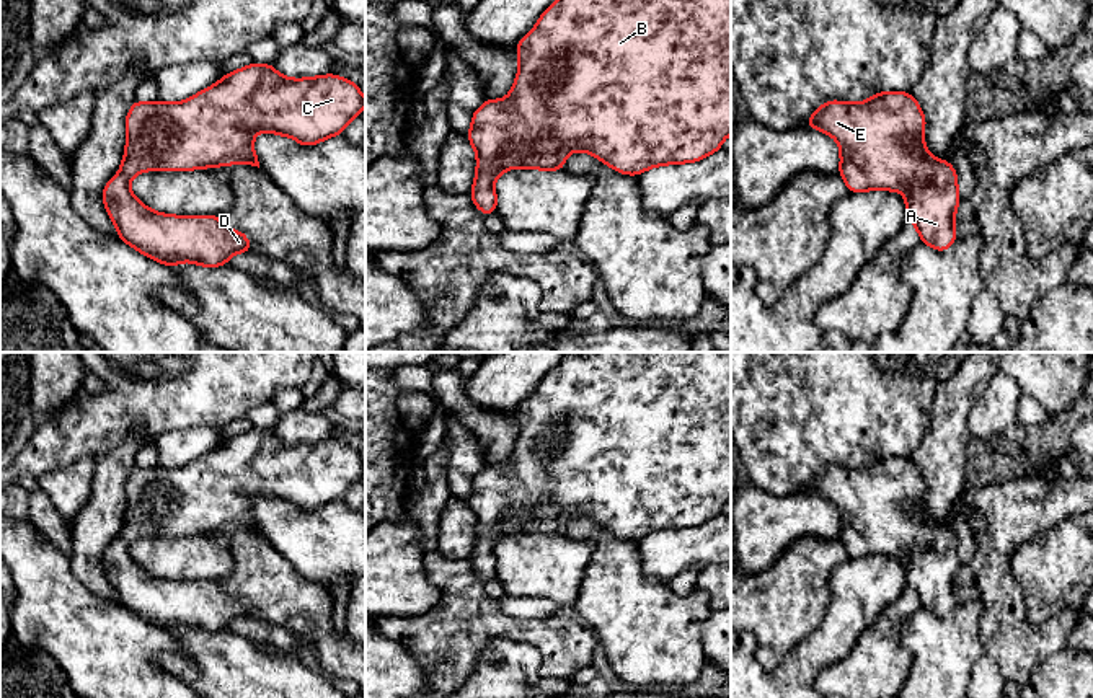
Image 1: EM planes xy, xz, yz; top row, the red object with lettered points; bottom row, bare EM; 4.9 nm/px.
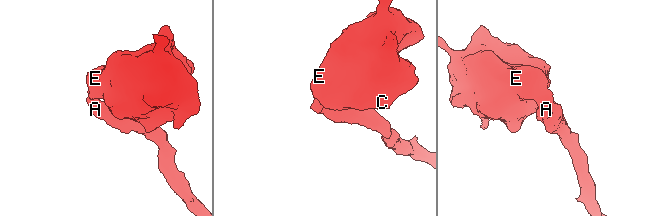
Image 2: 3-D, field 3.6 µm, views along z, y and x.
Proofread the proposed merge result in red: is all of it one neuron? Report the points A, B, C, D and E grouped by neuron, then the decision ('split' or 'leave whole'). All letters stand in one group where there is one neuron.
groups A B C D E; leave whole

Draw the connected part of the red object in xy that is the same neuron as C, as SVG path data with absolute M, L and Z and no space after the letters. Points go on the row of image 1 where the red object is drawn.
M251 62L233 70L215 85L192 95L186 101L162 99L142 103L135 99L126 116L127 142L119 173L103 188L103 202L114 222L116 236L168 267L181 261L196 266L227 266L232 254L250 253L250 238L222 223L219 215L168 215L144 205L131 191L129 181L140 171L189 171L201 168L246 163L259 168L253 150L256 132L292 137L310 147L333 135L341 135L349 121L365 108L361 88L334 73L310 78L285 78L271 64Z

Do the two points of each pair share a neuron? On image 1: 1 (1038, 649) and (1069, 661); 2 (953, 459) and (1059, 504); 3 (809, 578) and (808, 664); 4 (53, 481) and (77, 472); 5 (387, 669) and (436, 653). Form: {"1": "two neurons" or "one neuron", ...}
{"1": "two neurons", "2": "two neurons", "3": "two neurons", "4": "one neuron", "5": "two neurons"}

